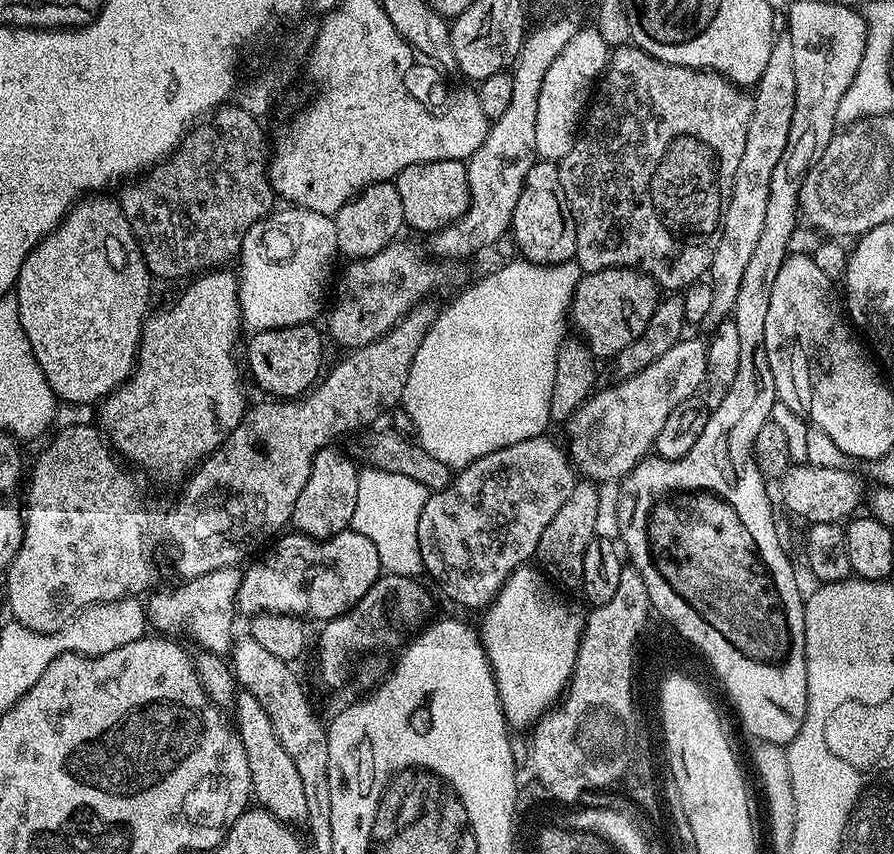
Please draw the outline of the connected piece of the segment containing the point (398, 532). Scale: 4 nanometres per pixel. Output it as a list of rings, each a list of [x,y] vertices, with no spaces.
[[[360,468],[358,506],[354,506],[351,531],[362,534],[378,546],[378,558],[385,573],[416,578],[424,572],[422,554],[418,550],[418,518],[430,493],[414,478],[394,474],[381,468]]]

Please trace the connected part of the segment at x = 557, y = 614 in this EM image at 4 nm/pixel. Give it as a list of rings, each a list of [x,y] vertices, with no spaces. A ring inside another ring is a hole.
[[[535,567],[516,568],[483,613],[484,621],[478,624],[480,642],[496,679],[500,709],[513,729],[528,730],[537,724],[563,697],[576,669],[585,617],[560,600],[559,594]]]

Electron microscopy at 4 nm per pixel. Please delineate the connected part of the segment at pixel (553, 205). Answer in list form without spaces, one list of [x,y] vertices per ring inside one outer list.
[[[537,159],[526,173],[522,194],[518,194],[518,206],[514,206],[514,218],[510,240],[516,243],[521,257],[532,264],[566,264],[576,254],[576,227],[562,190],[560,166],[555,160]]]

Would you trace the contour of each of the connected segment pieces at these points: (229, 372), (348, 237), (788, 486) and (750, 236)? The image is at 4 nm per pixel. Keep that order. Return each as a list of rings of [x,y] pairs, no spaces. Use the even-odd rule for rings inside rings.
[[[213,270],[189,279],[187,283],[183,285],[183,287],[185,286],[184,293],[182,293],[165,312],[153,311],[151,315],[145,319],[144,331],[140,333],[140,350],[136,354],[136,366],[132,369],[132,375],[128,377],[125,384],[121,384],[116,391],[105,396],[99,405],[99,408],[101,408],[100,421],[98,421],[98,424],[102,429],[103,435],[110,441],[111,447],[115,449],[129,465],[137,464],[142,471],[149,472],[156,480],[183,481],[185,477],[195,469],[196,465],[201,464],[205,458],[212,455],[212,453],[228,439],[229,434],[239,426],[240,420],[244,417],[246,411],[244,388],[240,385],[240,368],[236,365],[236,343],[240,340],[240,328],[242,329],[242,317],[240,315],[240,281],[235,271],[228,271],[229,270]]]
[[[383,180],[362,189],[354,199],[348,200],[342,210],[335,214],[338,230],[338,252],[341,257],[348,256],[349,261],[365,260],[390,246],[405,231],[402,214],[402,198],[398,198],[395,183]]]
[[[808,462],[793,463],[779,481],[780,496],[785,506],[794,515],[809,520],[808,524],[812,526],[847,521],[857,511],[855,508],[859,506],[860,499],[865,499],[863,482],[854,473],[843,472],[840,468],[819,468],[816,464],[804,463]]]
[[[783,19],[773,21],[773,44],[770,59],[763,71],[762,78],[755,85],[749,129],[746,132],[745,149],[742,150],[741,161],[738,162],[734,176],[731,198],[724,211],[718,247],[707,270],[708,283],[711,286],[713,302],[709,313],[698,325],[706,334],[714,332],[721,322],[726,320],[737,304],[738,289],[745,274],[750,255],[758,244],[758,237],[765,226],[766,207],[769,201],[769,184],[774,167],[781,161],[789,140],[790,121],[794,114],[794,44],[790,33],[785,28]]]

